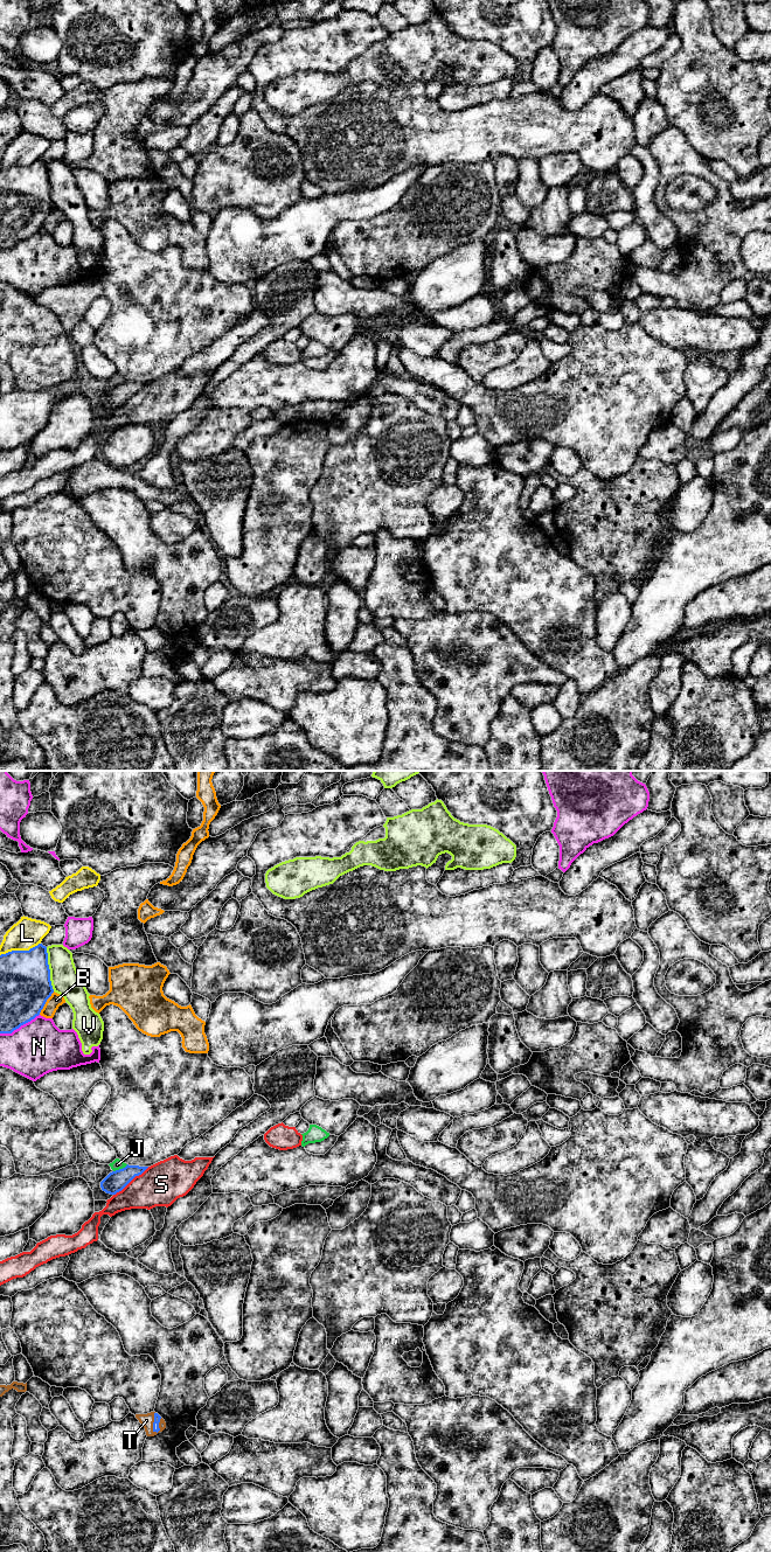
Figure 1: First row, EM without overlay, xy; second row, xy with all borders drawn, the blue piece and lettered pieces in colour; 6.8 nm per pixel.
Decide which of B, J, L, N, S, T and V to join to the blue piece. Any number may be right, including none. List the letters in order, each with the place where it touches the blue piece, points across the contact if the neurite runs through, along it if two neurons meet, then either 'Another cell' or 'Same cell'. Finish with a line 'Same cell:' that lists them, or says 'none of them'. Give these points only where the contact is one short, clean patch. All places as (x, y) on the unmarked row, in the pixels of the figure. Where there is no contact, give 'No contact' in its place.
B: Touches blue at xy (44, 218). Another cell
J: Touches blue at xy (120, 384). Another cell
L: Touches blue at xy (20, 166). Another cell
N: Touches blue at xy (19, 242). Another cell
S: Touches blue at xy (131, 395). Another cell
T: Touches blue at xy (153, 638). Another cell
V: Touches blue at xy (49, 185). Another cell
Same cell: none of them

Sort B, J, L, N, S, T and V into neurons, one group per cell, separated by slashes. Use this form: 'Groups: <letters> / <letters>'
Groups: B / J / L / N / S / T / V

